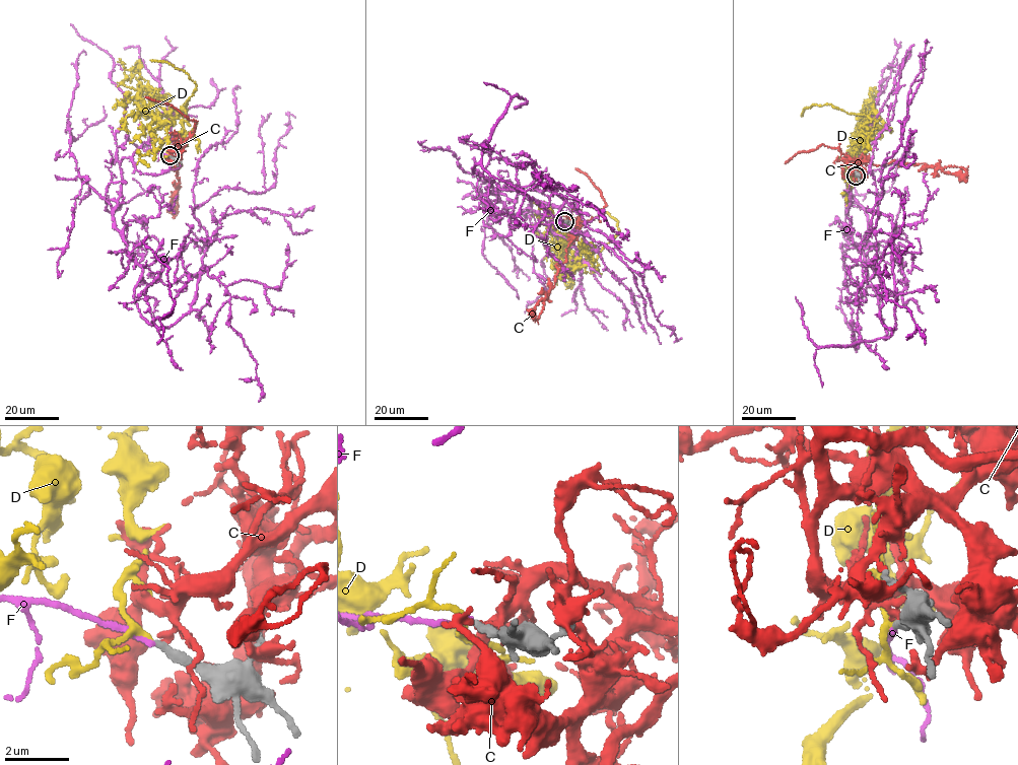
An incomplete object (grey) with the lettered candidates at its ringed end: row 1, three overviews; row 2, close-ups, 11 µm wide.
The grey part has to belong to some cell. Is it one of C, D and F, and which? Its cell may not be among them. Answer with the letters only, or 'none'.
D

